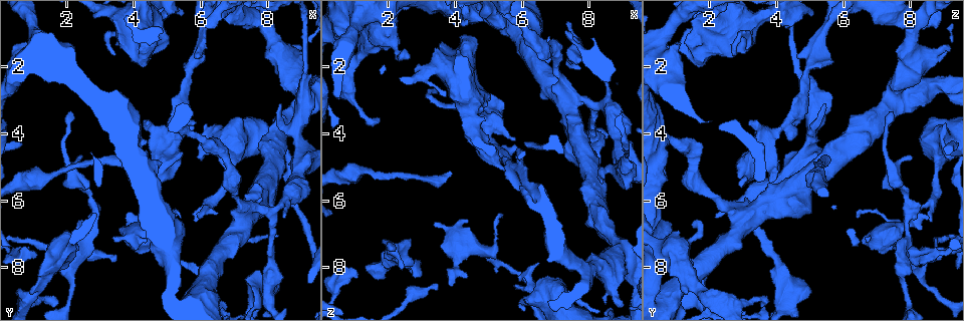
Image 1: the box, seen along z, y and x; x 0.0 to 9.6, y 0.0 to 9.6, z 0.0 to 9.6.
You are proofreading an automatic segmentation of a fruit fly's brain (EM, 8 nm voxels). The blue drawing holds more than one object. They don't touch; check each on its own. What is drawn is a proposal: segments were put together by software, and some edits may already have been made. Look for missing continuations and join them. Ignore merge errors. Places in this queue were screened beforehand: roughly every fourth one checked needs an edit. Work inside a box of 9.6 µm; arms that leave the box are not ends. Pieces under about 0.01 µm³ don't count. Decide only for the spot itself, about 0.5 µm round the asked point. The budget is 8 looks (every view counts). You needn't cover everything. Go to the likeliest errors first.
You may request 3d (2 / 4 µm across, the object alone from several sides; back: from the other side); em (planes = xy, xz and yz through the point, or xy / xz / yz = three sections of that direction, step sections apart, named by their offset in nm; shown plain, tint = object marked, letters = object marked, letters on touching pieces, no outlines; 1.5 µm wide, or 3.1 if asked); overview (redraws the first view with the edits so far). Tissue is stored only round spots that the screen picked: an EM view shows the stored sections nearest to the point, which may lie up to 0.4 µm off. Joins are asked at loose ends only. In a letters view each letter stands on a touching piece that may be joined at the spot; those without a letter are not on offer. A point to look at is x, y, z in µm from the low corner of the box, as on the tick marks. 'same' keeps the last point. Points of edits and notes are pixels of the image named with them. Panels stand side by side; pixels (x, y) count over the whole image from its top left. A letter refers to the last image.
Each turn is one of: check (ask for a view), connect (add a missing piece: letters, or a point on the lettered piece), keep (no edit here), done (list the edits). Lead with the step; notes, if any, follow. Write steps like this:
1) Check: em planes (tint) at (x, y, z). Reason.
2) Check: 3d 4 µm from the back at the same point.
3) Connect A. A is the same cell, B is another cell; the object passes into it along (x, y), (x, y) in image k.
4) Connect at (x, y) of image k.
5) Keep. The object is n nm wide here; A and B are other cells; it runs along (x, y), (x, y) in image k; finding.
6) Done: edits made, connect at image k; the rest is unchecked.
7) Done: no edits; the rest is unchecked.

Check: 3d 4 µm at (1.15, 7.65, 8.30). An open end.

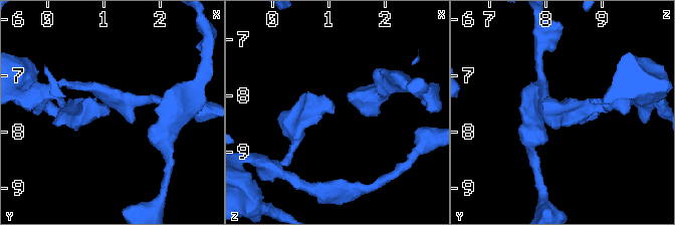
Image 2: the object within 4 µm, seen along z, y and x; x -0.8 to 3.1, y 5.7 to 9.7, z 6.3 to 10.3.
Check: em planes (letters) at (1.10, 7.60, 8.35).

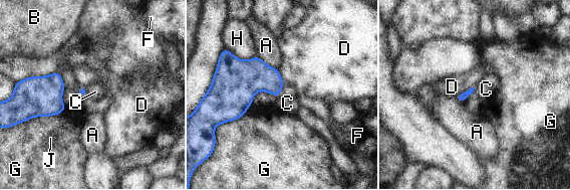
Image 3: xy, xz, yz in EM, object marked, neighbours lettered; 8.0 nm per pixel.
Keep. A, B, C, D, F, G, H and J are other cells; a border runs along (475, 87), (462, 102) in image 3; none of them fits.

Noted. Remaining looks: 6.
Check: em xz step 8 (tint) at (4.45, 3.75, 3.20). An open end.

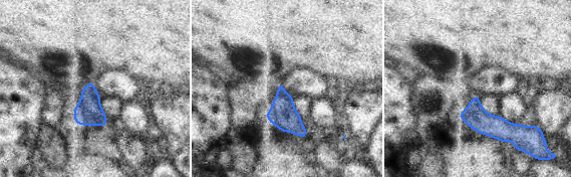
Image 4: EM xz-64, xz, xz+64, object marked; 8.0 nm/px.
Check: em planes (letters) at the same point. Another direction.

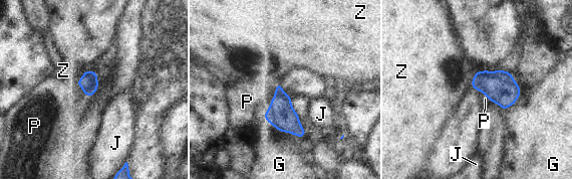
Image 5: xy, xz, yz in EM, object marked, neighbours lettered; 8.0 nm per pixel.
Keep. The object is 150 nm wide here; G, J, P and Z are other cells; a border runs along (276, 83), (274, 96), (264, 118) in image 5; none of them fits.

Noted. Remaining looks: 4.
Check: 3d 2 µm at (5.85, 6.65, 8.55). Free end.

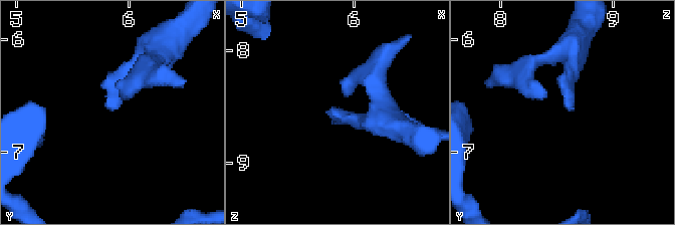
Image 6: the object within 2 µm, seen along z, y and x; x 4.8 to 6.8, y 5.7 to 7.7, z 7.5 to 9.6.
Check: em yz step 8 (plain) at (5.84, 6.64, 8.62). Need the tissue.

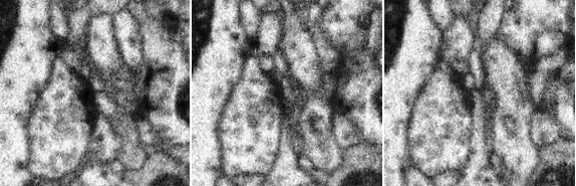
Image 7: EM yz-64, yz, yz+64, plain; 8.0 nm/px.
Check: em yz step 8 (letters) at the same point. See the neighbours.

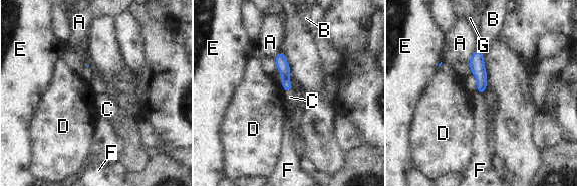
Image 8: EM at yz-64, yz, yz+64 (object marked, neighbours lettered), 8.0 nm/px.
Connect C. C is the same cell, A, B, D, E, F and G are other cells; the object passes into it along (283, 67), (291, 84), (290, 97) in image 8; it goes on there.

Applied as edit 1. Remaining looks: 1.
Check: em planes (letters) at (3.40, 7.05, 6.70). Tapers out.

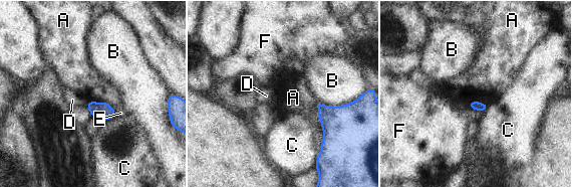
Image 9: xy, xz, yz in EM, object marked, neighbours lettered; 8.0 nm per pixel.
Keep. A, B, C, D, E and F are other cells; a border runs along (87, 101), (106, 102), (115, 111) in image 9; none of them fits.

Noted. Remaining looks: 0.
Done: edits made, connect at image 8; the rest is unchecked.

